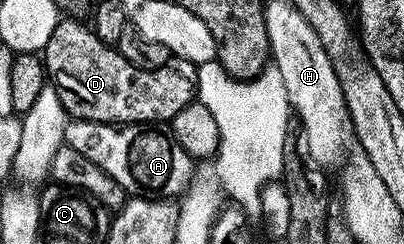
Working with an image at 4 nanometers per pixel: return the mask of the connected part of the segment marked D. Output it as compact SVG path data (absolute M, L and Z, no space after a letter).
M74 16L59 17L52 28L52 36L48 36L44 51L49 81L71 119L83 118L111 124L166 124L173 120L180 108L195 101L198 93L198 66L195 63L170 56L163 66L155 70L137 70L130 66L129 60L121 54L121 49L105 46L89 25L81 26L78 22L81 21Z

